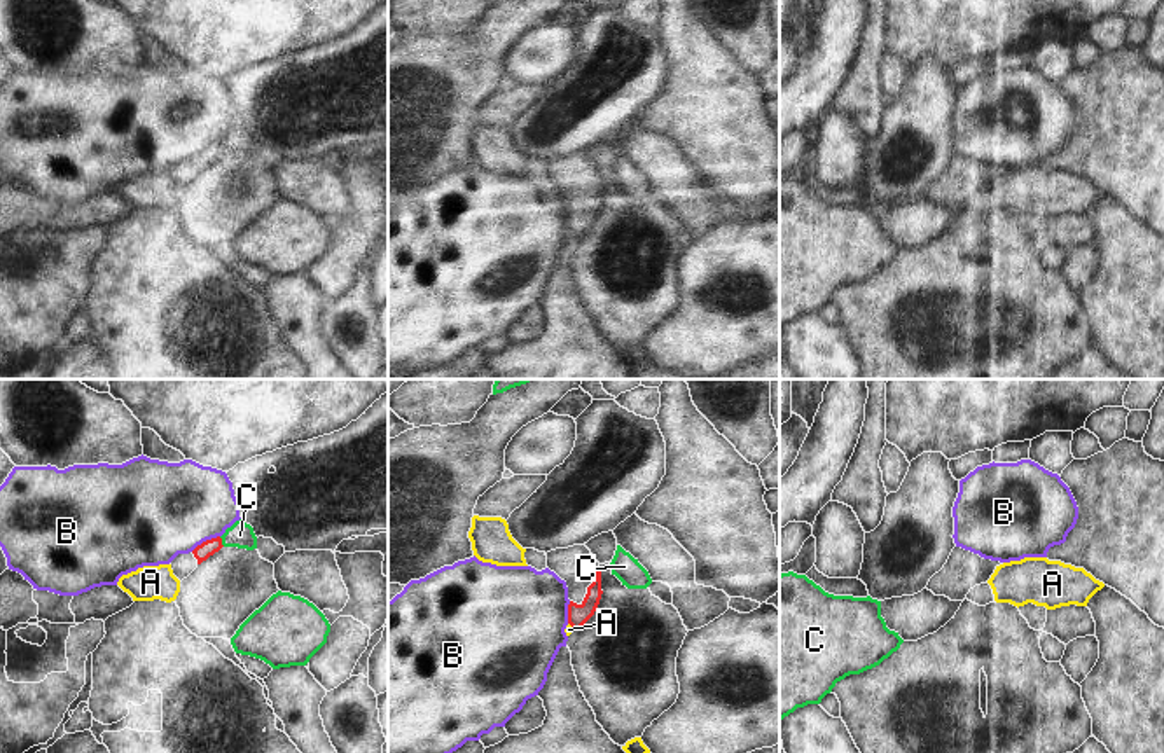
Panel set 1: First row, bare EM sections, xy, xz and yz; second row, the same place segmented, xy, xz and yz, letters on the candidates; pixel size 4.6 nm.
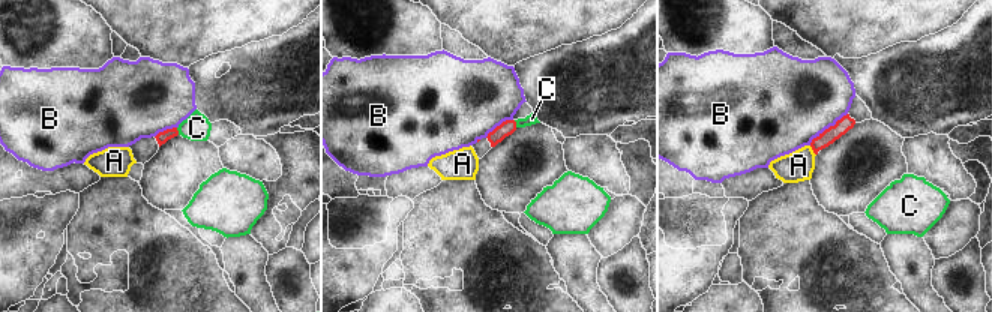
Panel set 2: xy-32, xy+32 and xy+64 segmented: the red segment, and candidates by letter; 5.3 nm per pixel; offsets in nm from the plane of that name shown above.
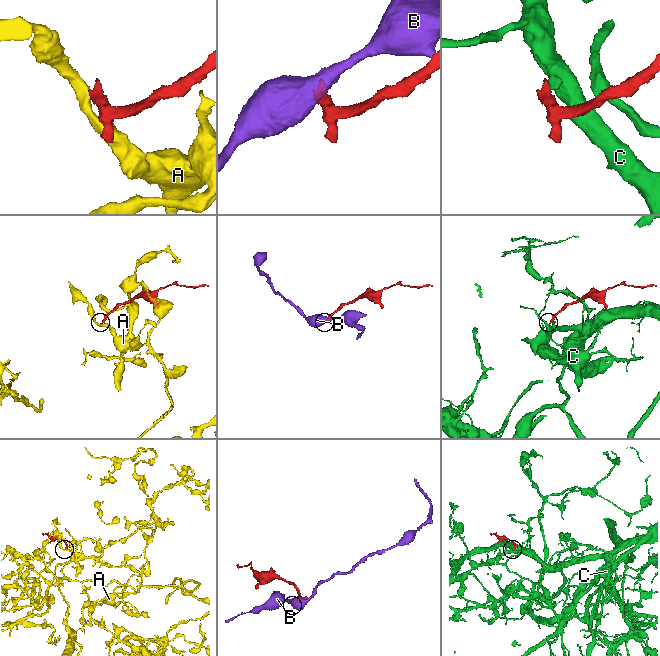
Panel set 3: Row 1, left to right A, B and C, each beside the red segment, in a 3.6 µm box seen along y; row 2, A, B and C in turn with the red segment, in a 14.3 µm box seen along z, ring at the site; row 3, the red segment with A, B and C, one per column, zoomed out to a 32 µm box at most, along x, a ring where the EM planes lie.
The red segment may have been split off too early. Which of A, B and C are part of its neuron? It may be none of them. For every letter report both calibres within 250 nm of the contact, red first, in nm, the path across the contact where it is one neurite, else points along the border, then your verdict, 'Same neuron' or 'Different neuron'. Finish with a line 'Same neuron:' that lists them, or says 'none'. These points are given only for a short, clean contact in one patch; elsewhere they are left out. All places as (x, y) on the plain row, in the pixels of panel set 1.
A: Thickness 100 nm (red) against 40 nm. Boundary: xz (568, 231), (574, 238). Different neuron
B: Thickness 80 nm (red) against 440 nm. Different neuron
C: Thickness 80 nm (red) against 120 nm. Boundary: xy (219, 145), (224, 154). Different neuron
Same neuron: none.

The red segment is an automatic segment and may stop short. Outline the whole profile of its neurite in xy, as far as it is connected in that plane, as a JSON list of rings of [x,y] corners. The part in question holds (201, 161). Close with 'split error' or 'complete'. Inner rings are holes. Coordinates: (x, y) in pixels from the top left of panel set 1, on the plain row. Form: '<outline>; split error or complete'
[[[211,147],[197,154],[189,162],[178,162],[170,173],[173,178],[173,183],[182,190],[187,187],[203,169],[206,169],[210,164],[218,161],[222,157],[222,147]]]; split error

